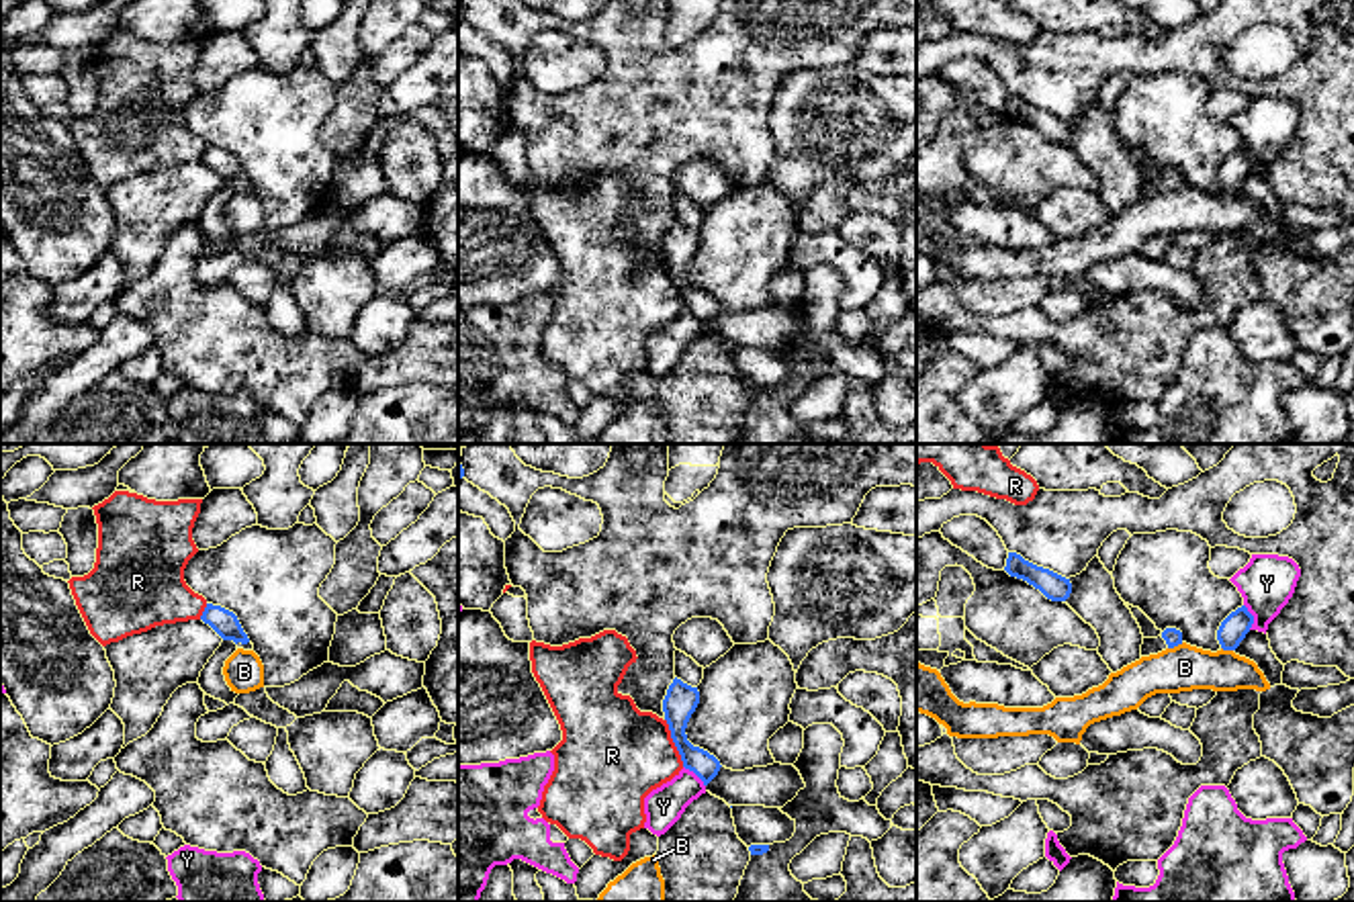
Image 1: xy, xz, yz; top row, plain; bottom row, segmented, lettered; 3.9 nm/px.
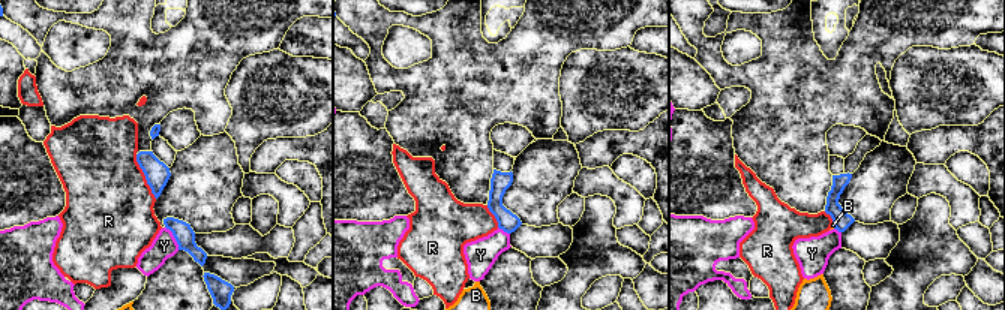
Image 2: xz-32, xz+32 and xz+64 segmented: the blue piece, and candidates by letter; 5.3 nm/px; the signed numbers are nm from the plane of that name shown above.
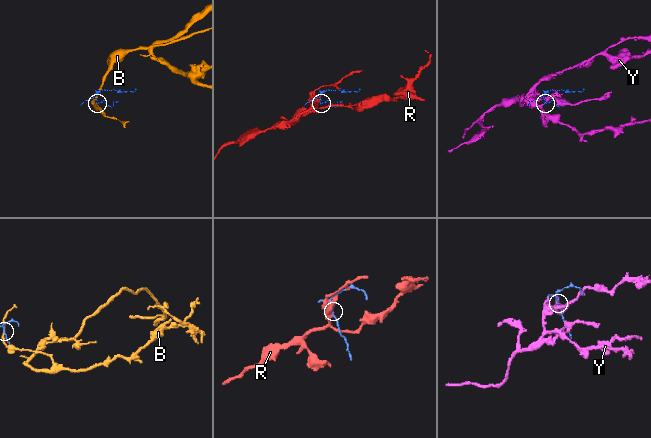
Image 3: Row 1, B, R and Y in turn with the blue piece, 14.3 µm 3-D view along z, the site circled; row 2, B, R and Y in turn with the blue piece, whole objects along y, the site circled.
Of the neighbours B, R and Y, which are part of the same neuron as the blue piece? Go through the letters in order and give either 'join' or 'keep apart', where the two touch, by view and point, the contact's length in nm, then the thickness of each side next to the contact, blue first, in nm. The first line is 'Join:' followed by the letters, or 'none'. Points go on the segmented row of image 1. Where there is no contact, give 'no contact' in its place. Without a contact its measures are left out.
Join: none
B: keep apart; meets blue in yz at (1175, 645); contact 70 nm long; 70 nm thick on the blue side, 180 nm on the other
R: keep apart; meets blue in xz at (673, 741); contact 200 nm long; 130 nm thick on the blue side, 420 nm on the other
Y: keep apart; meets blue in yz at (1252, 616); contact 110 nm long; 110 nm thick on the blue side, 220 nm on the other

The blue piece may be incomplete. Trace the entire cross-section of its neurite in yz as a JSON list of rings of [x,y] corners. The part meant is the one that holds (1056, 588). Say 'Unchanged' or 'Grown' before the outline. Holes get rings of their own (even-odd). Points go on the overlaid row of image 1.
Unchanged. [[[1008,552],[1004,571],[1010,577],[1027,581],[1029,585],[1039,589],[1051,601],[1066,601],[1072,593],[1070,579],[1066,579],[1049,569],[1037,567],[1037,565],[1025,560],[1017,552]]]

